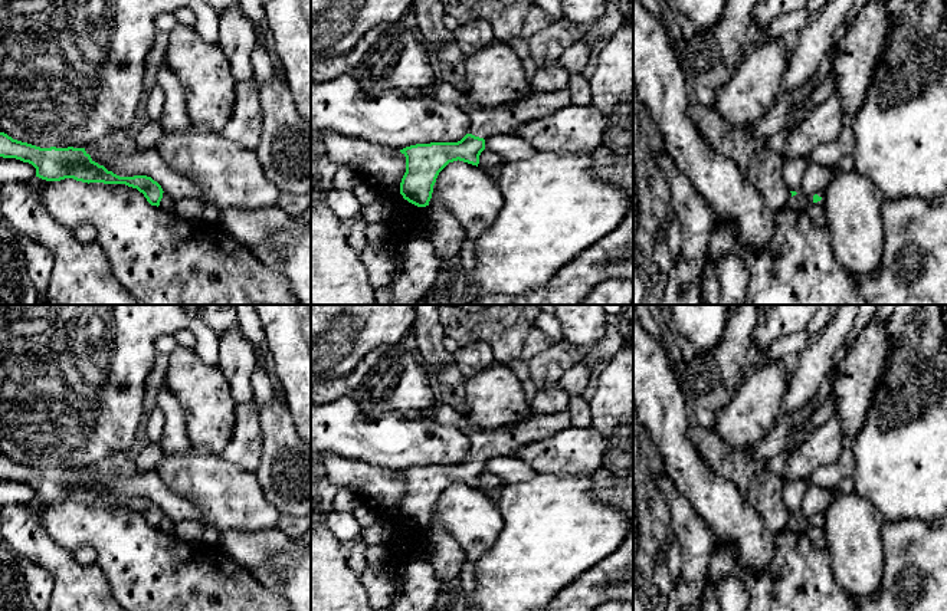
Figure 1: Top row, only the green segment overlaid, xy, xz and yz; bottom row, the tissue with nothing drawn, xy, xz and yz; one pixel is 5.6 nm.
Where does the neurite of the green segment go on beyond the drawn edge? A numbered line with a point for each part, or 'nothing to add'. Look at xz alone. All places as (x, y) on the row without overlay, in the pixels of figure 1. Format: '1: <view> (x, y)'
1: xz (484, 444)

